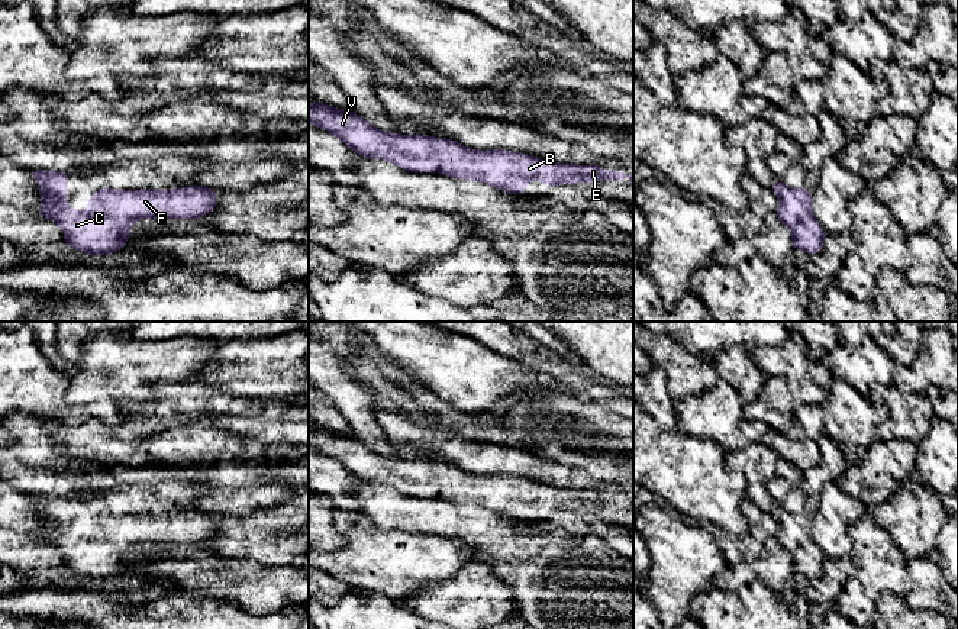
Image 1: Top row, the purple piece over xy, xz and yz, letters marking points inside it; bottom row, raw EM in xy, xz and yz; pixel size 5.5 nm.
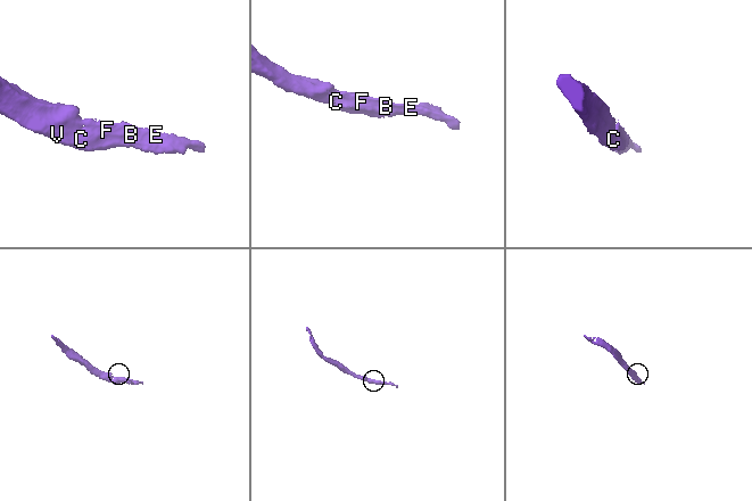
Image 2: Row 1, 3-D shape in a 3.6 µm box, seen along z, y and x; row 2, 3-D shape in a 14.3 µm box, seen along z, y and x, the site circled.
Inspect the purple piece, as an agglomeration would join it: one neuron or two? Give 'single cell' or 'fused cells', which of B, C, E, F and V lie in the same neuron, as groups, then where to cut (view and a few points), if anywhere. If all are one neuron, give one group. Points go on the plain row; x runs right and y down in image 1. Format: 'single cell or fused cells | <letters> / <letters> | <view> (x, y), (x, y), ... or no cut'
single cell | B C E F V | no cut

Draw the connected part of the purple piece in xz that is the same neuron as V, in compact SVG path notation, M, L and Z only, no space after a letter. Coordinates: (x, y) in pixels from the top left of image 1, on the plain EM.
M319 426L309 429L309 446L316 449L336 462L364 483L384 484L396 488L404 496L412 497L441 497L446 501L472 504L497 512L507 517L525 519L530 504L546 507L548 512L558 509L574 510L578 506L596 507L599 504L620 506L628 503L633 507L632 500L623 496L607 496L597 490L572 490L557 488L548 484L539 484L528 478L510 477L504 474L478 475L457 468L448 462L399 459L374 452L370 446L352 436L338 435Z

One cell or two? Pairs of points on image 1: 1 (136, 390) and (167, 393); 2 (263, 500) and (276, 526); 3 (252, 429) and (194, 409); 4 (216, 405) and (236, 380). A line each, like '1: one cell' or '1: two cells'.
1: two cells
2: two cells
3: one cell
4: two cells

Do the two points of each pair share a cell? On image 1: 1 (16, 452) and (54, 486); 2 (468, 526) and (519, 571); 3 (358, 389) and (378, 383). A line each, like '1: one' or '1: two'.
1: one
2: one
3: two

